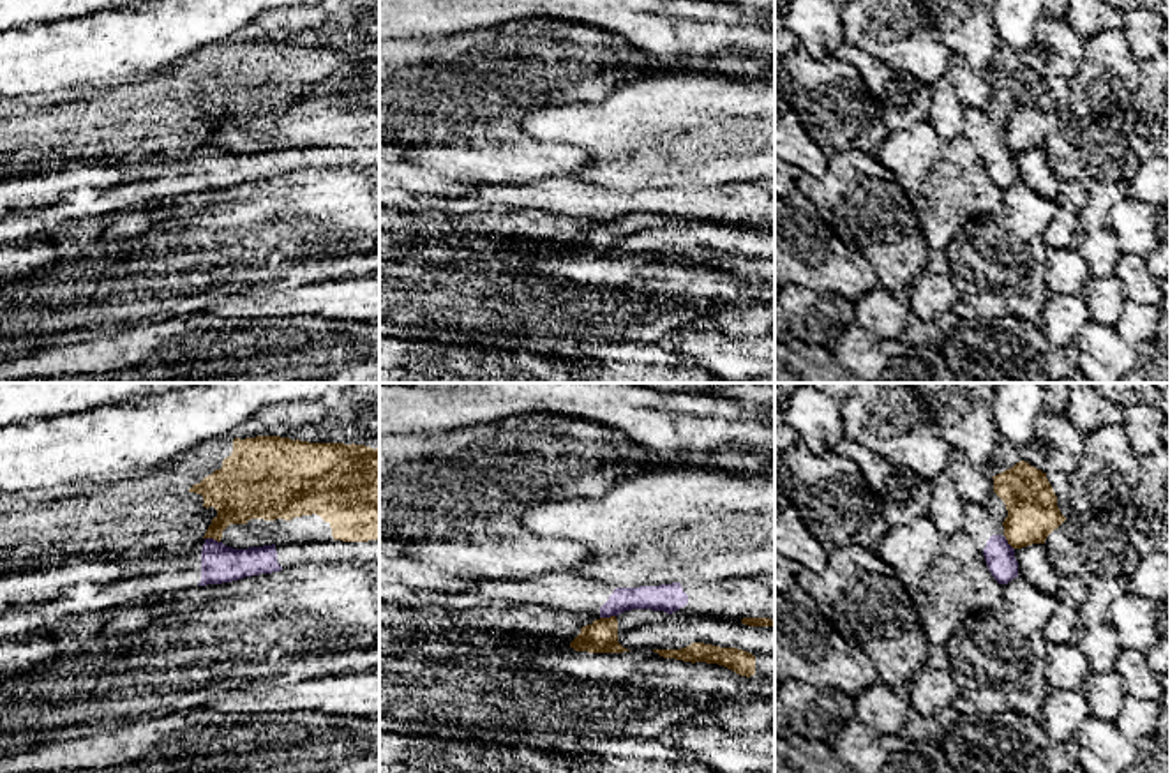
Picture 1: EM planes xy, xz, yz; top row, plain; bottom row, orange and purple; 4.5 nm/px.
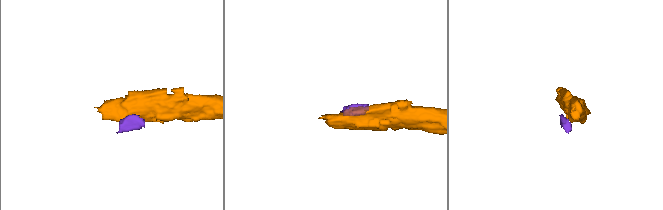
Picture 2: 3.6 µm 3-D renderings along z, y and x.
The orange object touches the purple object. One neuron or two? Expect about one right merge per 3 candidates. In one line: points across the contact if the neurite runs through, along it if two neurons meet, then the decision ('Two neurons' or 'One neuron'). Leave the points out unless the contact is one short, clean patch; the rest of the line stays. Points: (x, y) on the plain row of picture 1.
Boundary: xy (205, 142), (219, 147). Two neurons

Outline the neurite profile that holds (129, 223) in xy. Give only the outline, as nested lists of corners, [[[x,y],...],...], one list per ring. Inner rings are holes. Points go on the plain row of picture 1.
[[[141,203],[134,208],[116,212],[109,235],[113,238],[134,238],[143,235],[148,228],[150,210],[146,208],[146,203]]]

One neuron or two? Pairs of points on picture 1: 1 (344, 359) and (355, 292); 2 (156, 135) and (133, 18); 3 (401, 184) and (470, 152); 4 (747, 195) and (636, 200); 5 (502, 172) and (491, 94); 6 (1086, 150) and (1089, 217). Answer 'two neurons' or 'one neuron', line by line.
1: two neurons
2: two neurons
3: two neurons
4: one neuron
5: two neurons
6: one neuron

